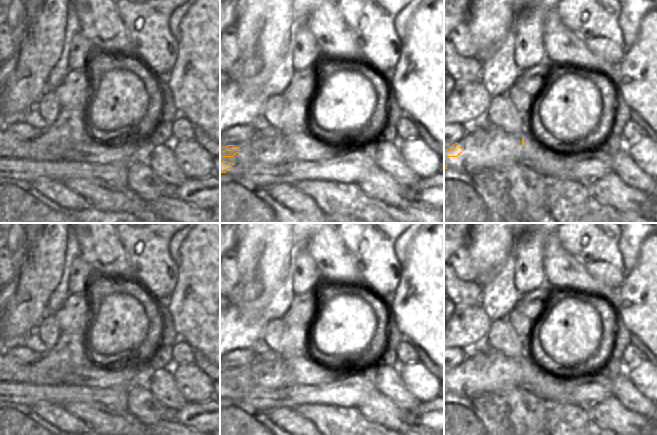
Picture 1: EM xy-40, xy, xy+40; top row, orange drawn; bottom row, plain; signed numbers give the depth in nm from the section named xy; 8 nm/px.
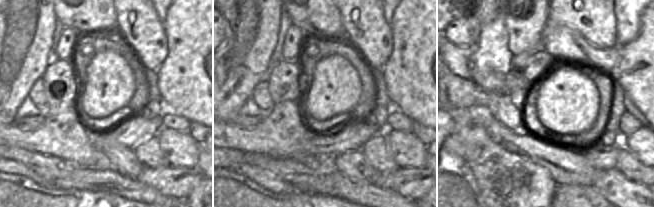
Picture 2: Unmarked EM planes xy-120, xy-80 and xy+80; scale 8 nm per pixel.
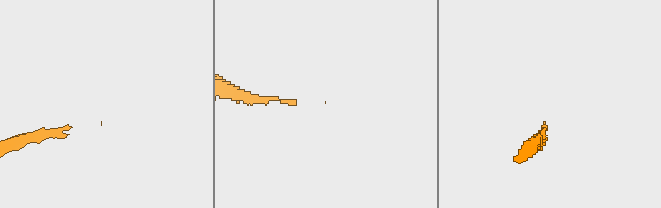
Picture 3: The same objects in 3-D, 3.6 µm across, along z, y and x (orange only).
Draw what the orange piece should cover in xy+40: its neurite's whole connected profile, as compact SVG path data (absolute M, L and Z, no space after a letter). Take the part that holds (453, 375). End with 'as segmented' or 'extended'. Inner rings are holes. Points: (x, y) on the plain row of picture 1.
M455 367L451 371L444 373L444 379L447 381L457 381L460 379L465 373L463 371L459 371L458 367Z; as segmented

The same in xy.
M227 369L220 373L220 397L226 397L230 394L230 392L235 389L234 387L229 387L227 385L223 385L223 381L233 381L236 379L241 373L239 371L235 371L234 369Z; as segmented

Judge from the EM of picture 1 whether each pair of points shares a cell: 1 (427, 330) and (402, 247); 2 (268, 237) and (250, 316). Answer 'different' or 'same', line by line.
1: different
2: same

